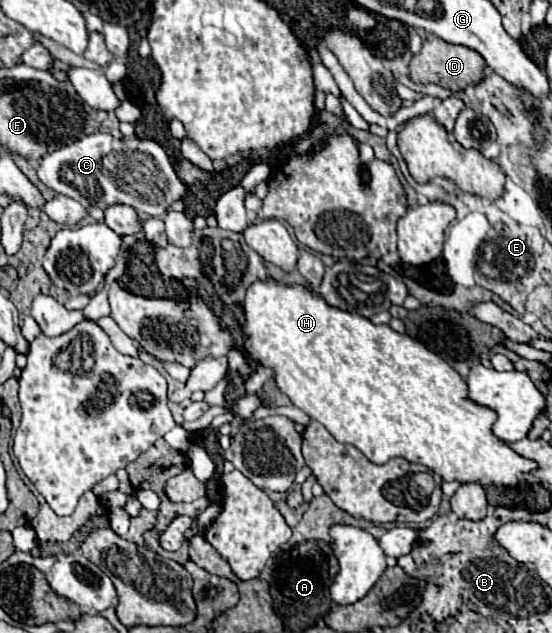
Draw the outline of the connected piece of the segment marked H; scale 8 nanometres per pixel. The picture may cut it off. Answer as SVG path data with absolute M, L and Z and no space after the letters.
M267 278L267 280L255 280L245 294L243 300L243 310L245 310L245 322L243 322L243 336L245 336L245 352L251 356L253 362L271 368L275 374L275 384L277 388L289 396L289 400L301 408L309 418L319 420L333 436L337 442L345 442L345 444L353 444L355 448L359 448L371 462L375 464L385 464L389 458L397 458L403 456L409 462L417 462L423 464L427 468L431 468L435 474L439 474L443 480L457 480L457 482L481 482L483 486L489 484L497 484L497 486L511 486L517 488L519 486L519 474L521 472L529 472L535 468L535 462L515 454L505 442L501 442L499 438L495 438L491 434L491 424L495 422L495 412L491 412L489 408L479 408L477 404L471 404L471 400L467 400L467 384L465 380L435 352L427 350L423 344L419 344L419 340L407 336L407 334L399 334L395 332L391 326L381 324L375 326L369 318L355 314L355 312L345 312L341 308L329 306L325 302L325 298L321 294L313 294L311 290L307 290L305 286L299 284L291 284L287 286L281 280L275 278Z

